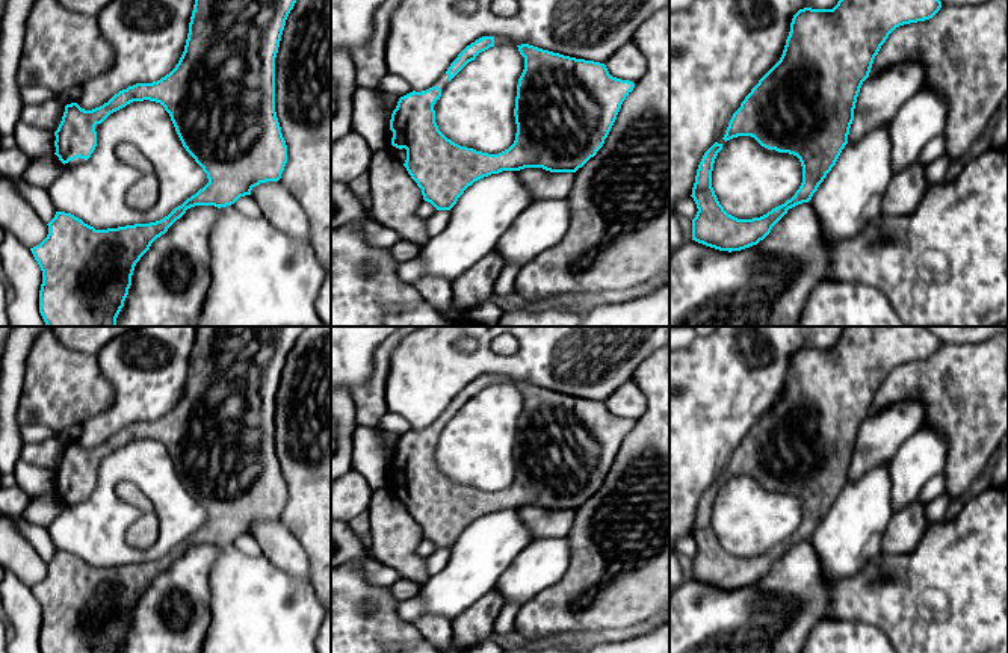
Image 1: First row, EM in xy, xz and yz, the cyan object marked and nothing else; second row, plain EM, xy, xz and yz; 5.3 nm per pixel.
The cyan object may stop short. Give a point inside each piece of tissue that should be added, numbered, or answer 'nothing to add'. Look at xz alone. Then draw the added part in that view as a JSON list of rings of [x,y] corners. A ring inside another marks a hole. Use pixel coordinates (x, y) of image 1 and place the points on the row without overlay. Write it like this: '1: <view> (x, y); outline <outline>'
1: xz (399, 493); outline [[[391,469],[388,472],[388,476],[390,476],[390,481],[388,481],[388,487],[387,488],[391,491],[391,494],[397,500],[405,502],[405,499],[407,499],[407,488],[405,487],[399,488],[399,487],[396,487],[396,485],[391,484],[391,476],[393,476],[393,470]]]

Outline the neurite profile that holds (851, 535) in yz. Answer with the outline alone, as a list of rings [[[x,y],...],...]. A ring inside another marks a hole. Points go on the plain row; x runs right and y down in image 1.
[[[889,463],[873,467],[857,481],[842,488],[836,503],[827,512],[809,543],[815,547],[822,564],[822,576],[833,582],[854,576],[881,552],[886,531],[893,515],[892,479]]]

